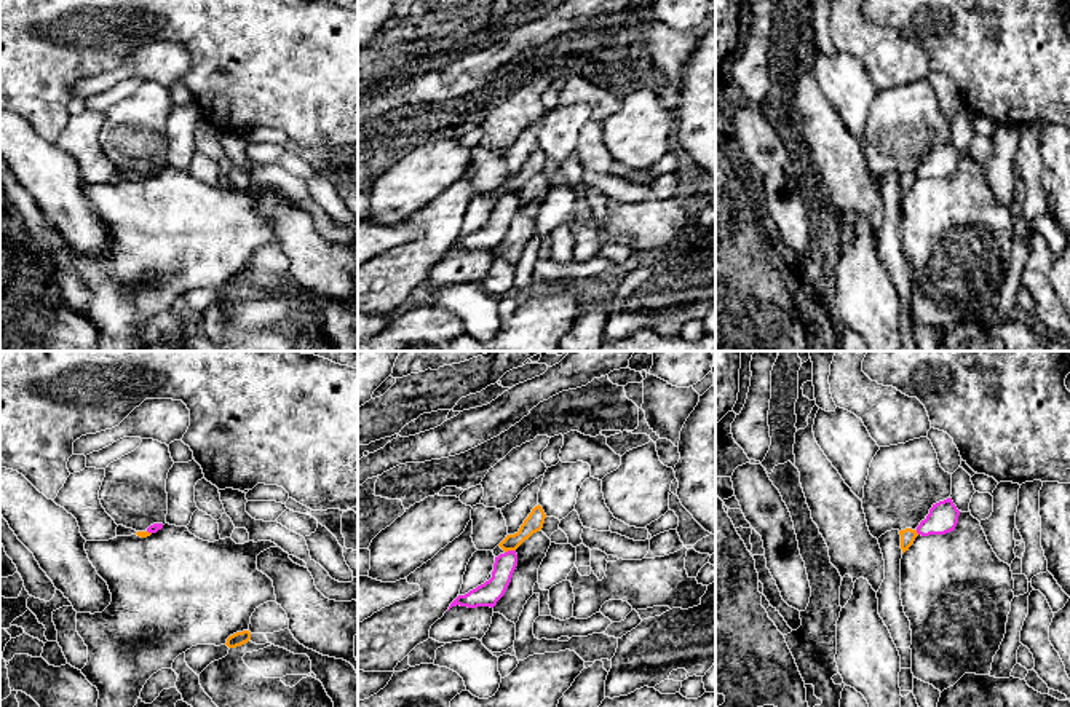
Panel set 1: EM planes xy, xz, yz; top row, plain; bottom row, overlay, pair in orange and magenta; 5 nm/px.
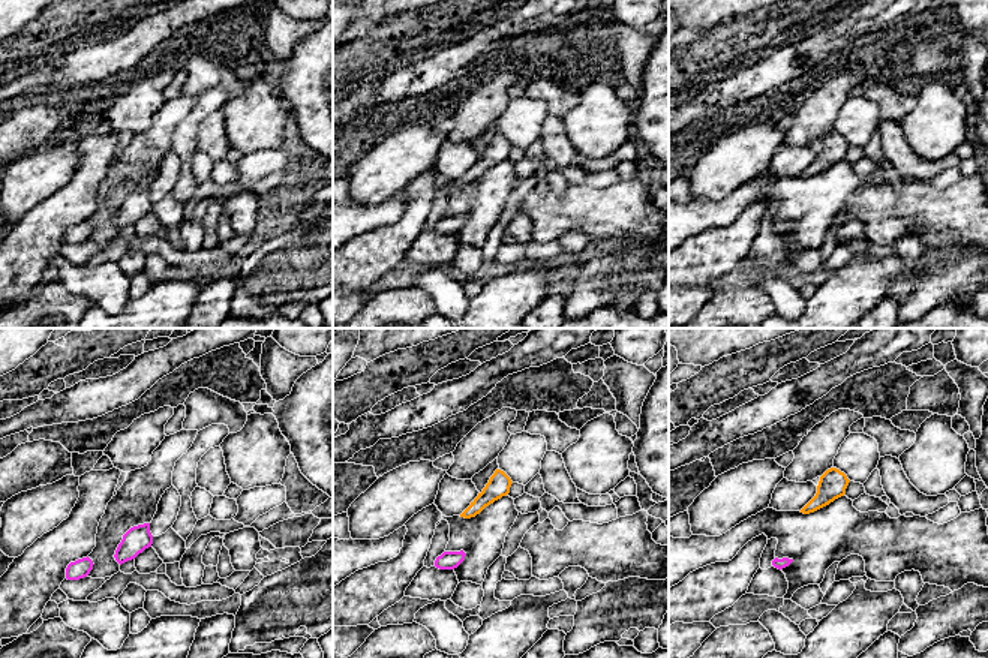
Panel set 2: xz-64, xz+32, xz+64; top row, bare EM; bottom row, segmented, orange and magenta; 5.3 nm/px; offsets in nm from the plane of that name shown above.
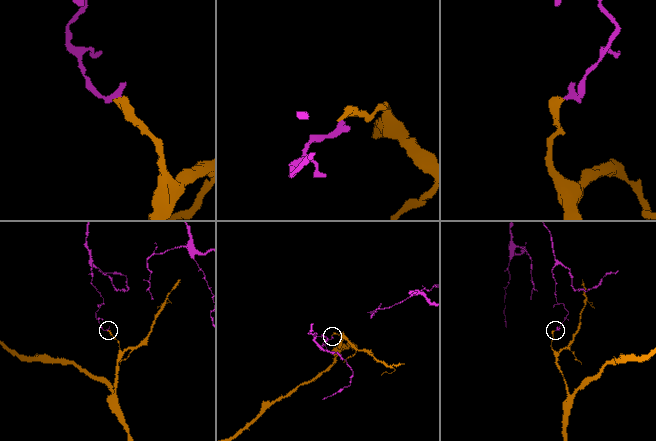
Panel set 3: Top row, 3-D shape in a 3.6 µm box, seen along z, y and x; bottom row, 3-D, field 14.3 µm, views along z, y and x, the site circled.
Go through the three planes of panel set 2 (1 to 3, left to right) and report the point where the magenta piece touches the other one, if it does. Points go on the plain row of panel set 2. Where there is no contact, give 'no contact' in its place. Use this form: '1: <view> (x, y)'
1: no contact
2: no contact
3: no contact

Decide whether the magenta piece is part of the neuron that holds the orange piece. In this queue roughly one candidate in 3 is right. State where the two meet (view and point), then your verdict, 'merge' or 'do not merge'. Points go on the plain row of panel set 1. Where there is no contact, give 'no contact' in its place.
xz (510, 192) | do not merge

